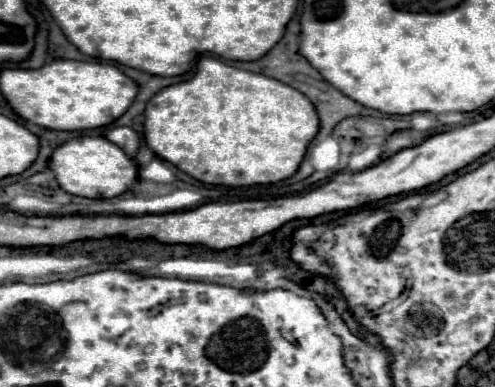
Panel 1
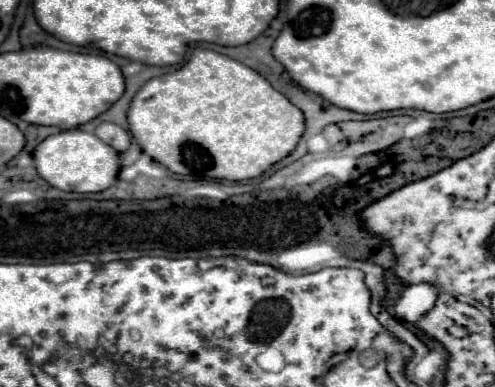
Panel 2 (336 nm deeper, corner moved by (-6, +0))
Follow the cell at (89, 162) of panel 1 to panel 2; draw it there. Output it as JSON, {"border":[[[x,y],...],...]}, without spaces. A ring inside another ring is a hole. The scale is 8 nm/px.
{"border":[[[66,130],[44,138],[36,146],[32,158],[38,174],[50,186],[66,192],[102,192],[114,184],[120,170],[118,152],[92,132],[84,130]]]}

